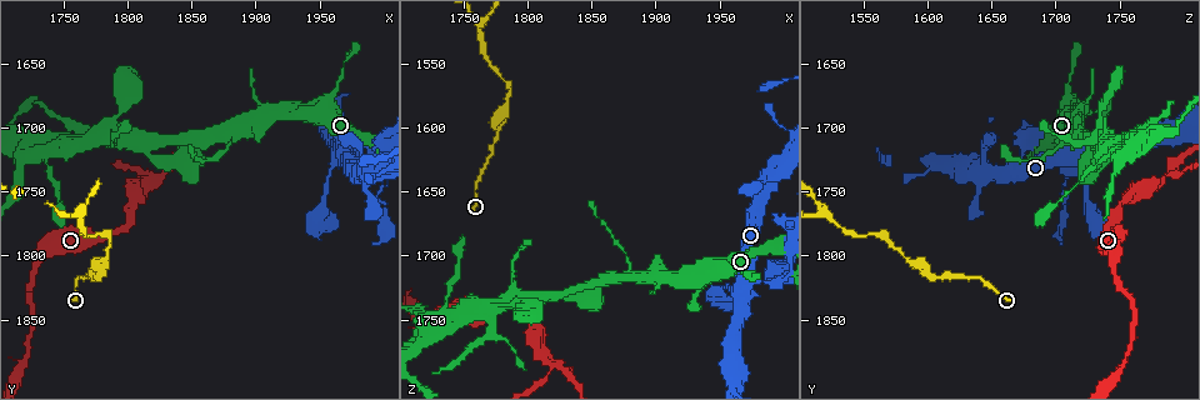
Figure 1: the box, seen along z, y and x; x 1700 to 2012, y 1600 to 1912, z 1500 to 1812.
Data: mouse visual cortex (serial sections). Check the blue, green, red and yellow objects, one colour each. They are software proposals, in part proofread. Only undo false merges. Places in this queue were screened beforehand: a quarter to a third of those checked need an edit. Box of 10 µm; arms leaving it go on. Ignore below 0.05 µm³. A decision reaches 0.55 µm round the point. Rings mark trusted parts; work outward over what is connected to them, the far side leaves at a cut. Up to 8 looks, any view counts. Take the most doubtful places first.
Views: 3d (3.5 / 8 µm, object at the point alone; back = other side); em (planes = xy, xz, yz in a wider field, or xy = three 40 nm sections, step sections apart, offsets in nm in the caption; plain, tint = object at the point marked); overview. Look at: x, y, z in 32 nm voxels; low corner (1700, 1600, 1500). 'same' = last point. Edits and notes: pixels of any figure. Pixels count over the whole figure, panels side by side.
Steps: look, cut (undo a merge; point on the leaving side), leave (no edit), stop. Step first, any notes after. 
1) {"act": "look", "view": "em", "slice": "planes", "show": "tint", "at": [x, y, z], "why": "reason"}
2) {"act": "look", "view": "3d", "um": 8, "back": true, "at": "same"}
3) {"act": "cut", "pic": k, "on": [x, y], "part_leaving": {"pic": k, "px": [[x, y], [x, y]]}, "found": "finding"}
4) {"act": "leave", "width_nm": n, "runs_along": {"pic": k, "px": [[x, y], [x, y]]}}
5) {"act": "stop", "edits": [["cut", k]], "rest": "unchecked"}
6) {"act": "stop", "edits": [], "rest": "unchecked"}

{"act": "look", "view": "3d", "um": 3.5, "back": true, "at": [1972, 1716, 1720], "why": "abrupt turn"}

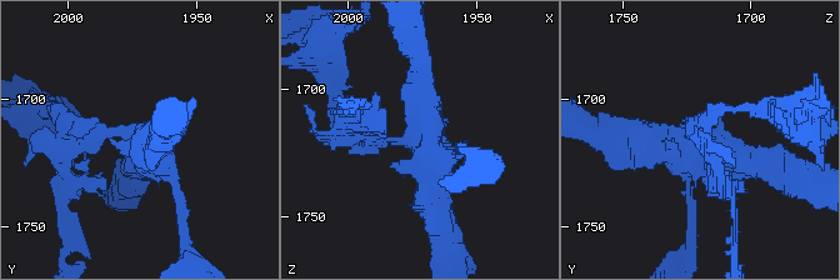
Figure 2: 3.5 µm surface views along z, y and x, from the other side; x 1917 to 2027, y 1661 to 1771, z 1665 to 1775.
{"act": "look", "view": "em", "slice": "planes", "show": "tint", "at": "same", "arms": 4, "arm_widths_nm": [150, 200, 350, 400], "why": "need the tissue"}

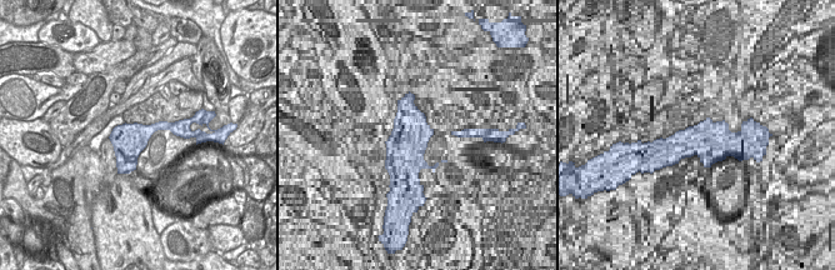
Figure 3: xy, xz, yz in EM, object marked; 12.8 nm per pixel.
{"act": "cut", "pic": 2, "on": [353, 133], "part_leaving": {"pic": 2, "px": [[384, 141], [334, 125], [326, 70]]}, "found": "a second cell is stuck on"}

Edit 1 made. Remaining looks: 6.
{"act": "look", "view": "overview", "why": "see it whole again"}

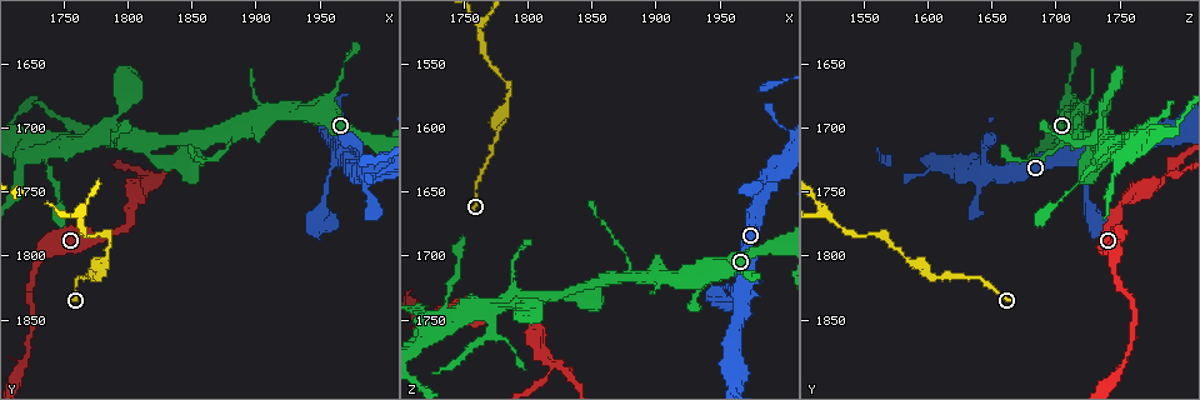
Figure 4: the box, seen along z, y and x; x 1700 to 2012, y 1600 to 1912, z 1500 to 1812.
{"act": "look", "view": "3d", "um": 8, "at": [1820, 1740, 1786], "why": "arms part here"}

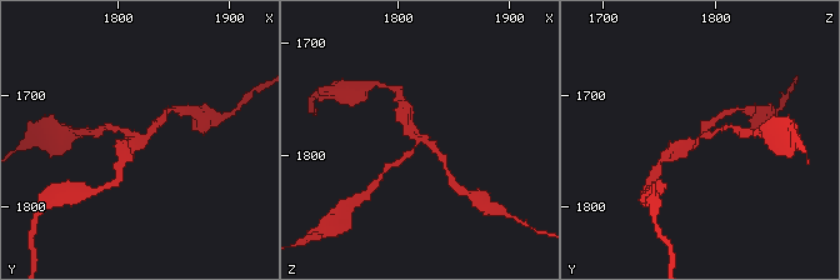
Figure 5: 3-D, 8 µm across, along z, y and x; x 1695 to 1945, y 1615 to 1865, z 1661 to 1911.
{"act": "look", "view": "em", "slice": "xy", "step": 5, "show": "tint", "at": "same"}

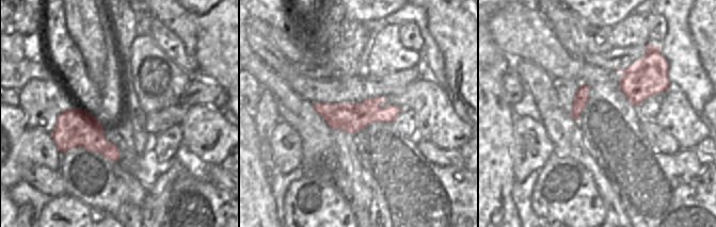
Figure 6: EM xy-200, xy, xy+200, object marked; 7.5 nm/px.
{"act": "cut", "pic": 5, "on": [108, 126], "arm_widths_nm": [150, 200, 250], "part_leaving": {"pic": 5, "px": [[134, 135], [104, 125]]}, "found": "two cells meet here"}

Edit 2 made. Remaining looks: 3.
{"act": "look", "view": "3d", "um": 3.5, "at": [1816, 1708, 1732], "why": "a fork"}

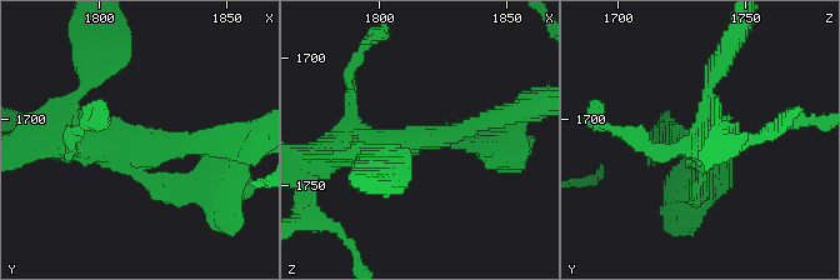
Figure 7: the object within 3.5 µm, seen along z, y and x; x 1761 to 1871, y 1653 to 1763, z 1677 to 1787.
{"act": "look", "view": "em", "slice": "xy", "step": 5, "show": "tint", "at": [1817, 1710, 1730], "arms": 3, "arm_widths_nm": [200, 250, 400], "why": "need the tissue"}

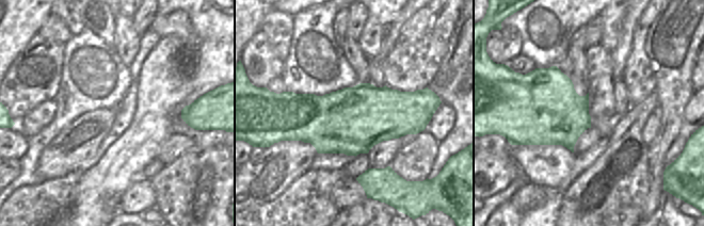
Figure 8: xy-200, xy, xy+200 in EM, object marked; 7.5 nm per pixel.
{"act": "leave", "runs_along": {"pic": 7, "px": [[501, 116], [443, 136], [335, 151]]}, "found": "all the same cell"}

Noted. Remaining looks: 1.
{"act": "stop", "edits": [["cut", 2], ["cut", 5]], "rest": "unchecked"}

